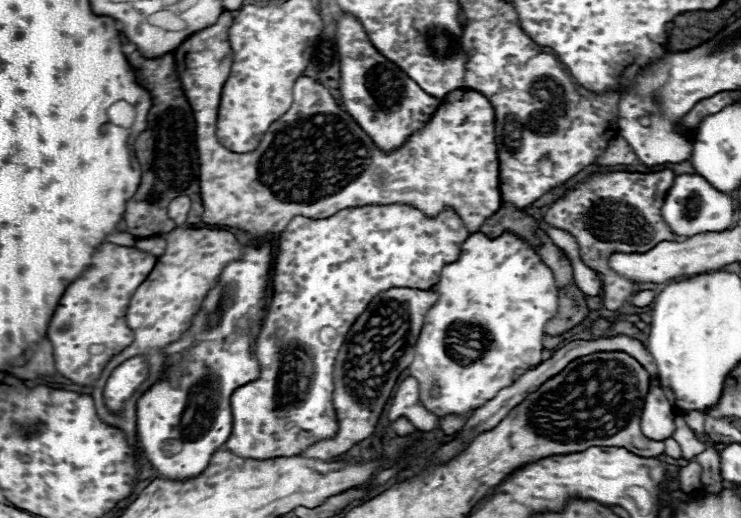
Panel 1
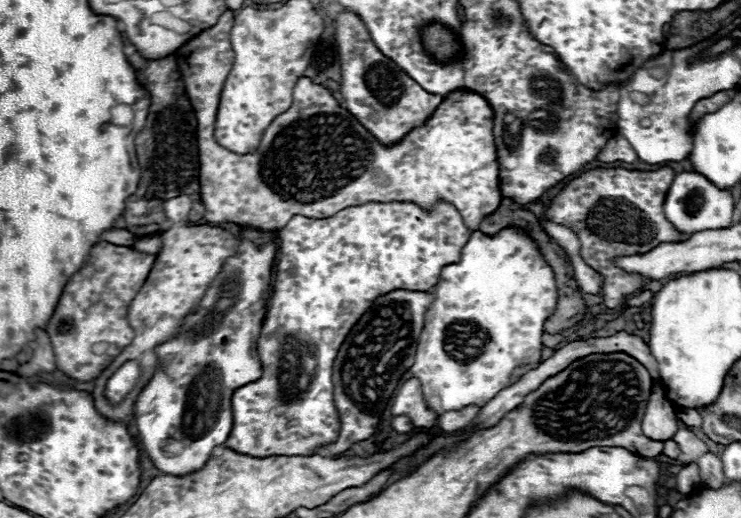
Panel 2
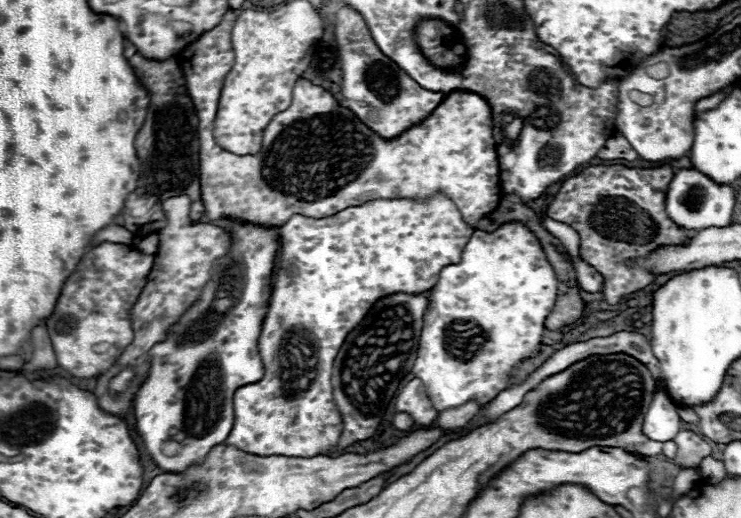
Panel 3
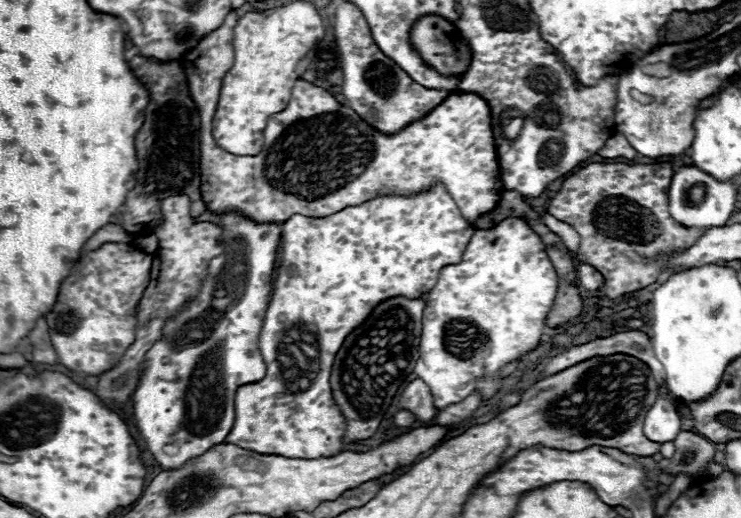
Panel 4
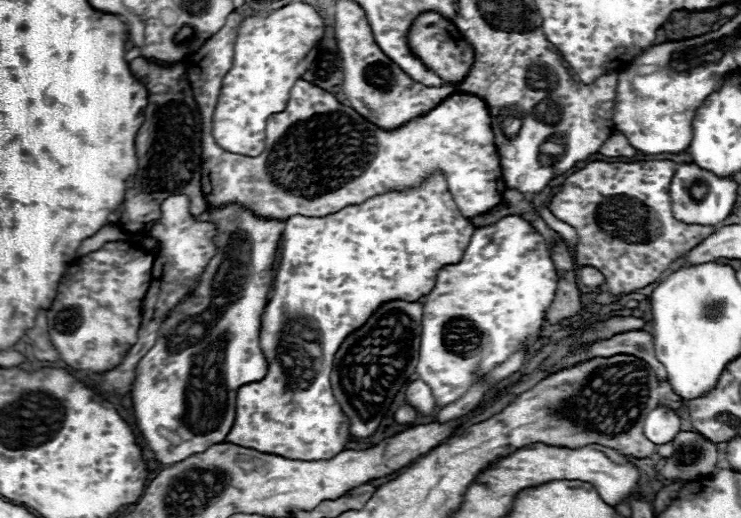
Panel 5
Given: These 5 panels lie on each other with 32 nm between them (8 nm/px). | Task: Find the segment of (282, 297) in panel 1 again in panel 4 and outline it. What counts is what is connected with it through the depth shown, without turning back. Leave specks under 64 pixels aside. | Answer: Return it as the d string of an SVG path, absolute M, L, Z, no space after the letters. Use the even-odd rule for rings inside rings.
M442 186L416 196L380 196L360 206L348 206L326 218L294 214L286 220L280 238L282 260L258 340L266 376L260 382L238 388L234 398L236 420L226 442L258 454L278 454L286 458L336 456L342 450L346 420L332 398L330 372L344 338L366 320L378 302L392 296L418 298L430 292L440 270L460 262L472 234L474 228L462 218L458 206Z

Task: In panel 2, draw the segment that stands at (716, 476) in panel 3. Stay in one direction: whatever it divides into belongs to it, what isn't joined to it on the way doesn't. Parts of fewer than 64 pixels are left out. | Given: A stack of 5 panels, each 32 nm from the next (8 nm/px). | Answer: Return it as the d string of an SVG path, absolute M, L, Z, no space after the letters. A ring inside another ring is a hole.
M708 452L706 456L698 458L698 466L700 466L700 478L702 484L706 484L708 488L718 489L725 481L722 470L722 462L718 456L714 456L712 452Z

